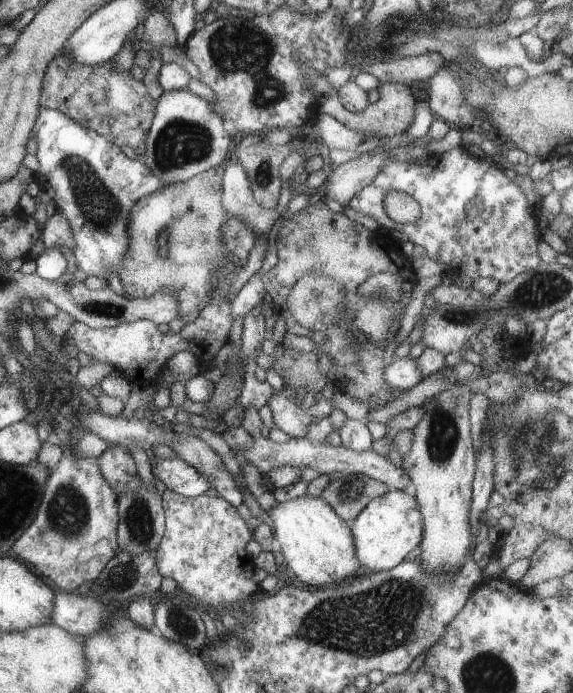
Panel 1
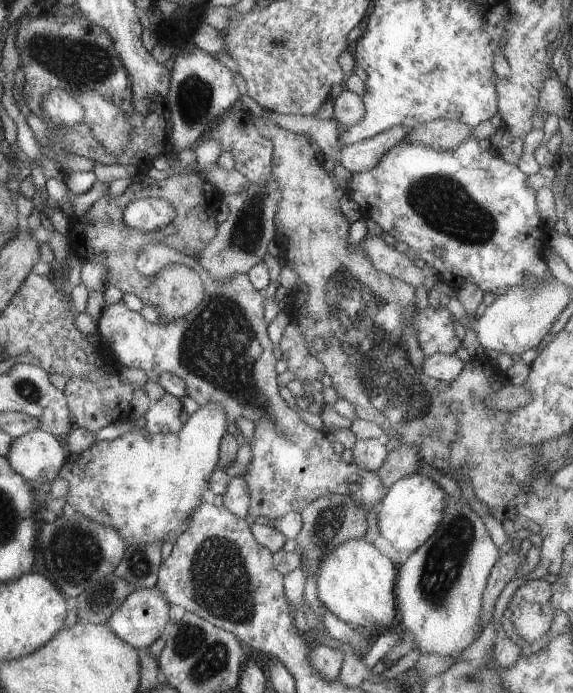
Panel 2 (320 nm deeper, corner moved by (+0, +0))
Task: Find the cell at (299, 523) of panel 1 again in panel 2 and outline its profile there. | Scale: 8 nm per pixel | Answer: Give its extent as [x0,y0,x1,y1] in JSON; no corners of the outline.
[315,538,398,634]

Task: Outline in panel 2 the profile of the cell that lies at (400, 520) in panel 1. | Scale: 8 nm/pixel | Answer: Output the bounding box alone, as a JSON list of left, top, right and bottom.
[377,472,447,552]

